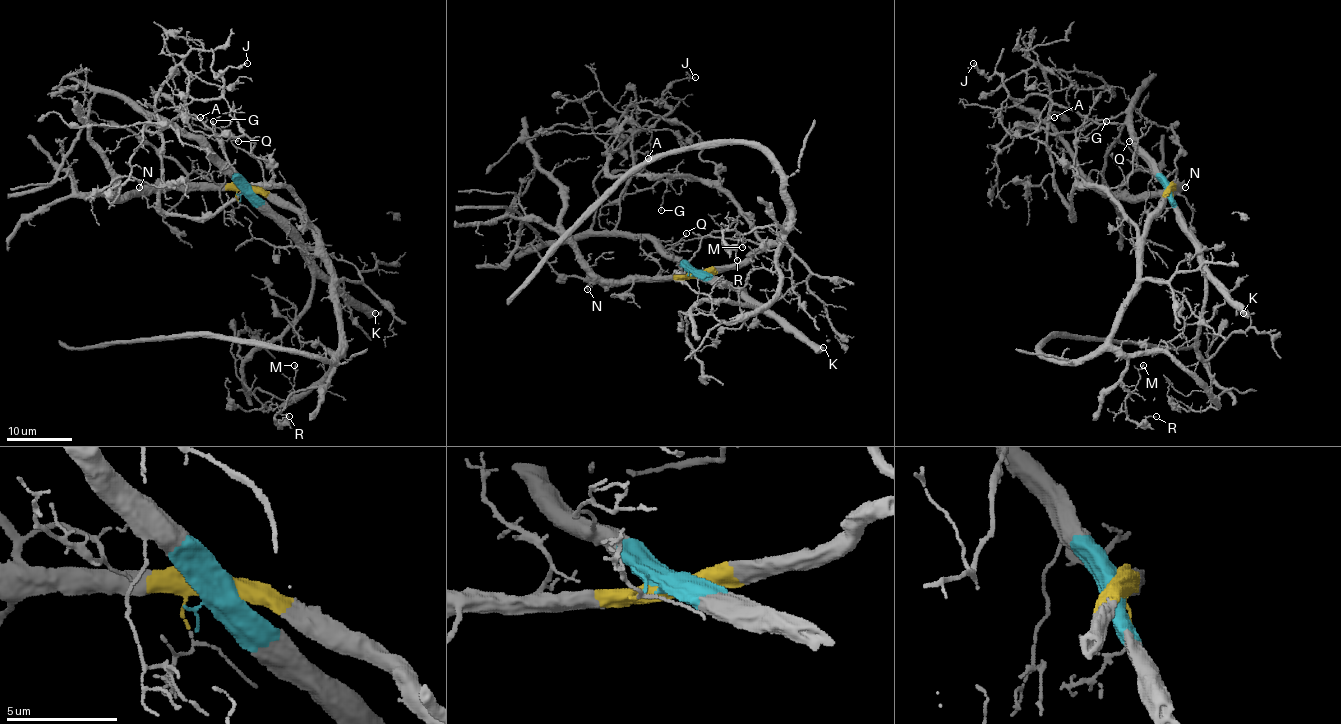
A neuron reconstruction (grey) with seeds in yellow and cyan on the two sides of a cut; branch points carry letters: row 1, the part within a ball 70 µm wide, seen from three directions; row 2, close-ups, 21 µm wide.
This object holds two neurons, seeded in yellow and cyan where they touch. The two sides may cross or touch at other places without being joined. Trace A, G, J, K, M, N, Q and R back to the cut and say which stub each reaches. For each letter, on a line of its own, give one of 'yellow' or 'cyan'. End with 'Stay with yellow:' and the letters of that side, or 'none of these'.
A: cyan
G: yellow
J: cyan
K: cyan
M: yellow
N: yellow
Q: yellow
R: yellow
Stay with yellow: G, M, N, Q, R

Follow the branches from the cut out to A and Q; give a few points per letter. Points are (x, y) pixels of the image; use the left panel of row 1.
A: (247, 188), (195, 139), (183, 137), (168, 123), (185, 105), (191, 114), (200, 118)
Q: (247, 188), (280, 197), (318, 233), (305, 205), (292, 190), (269, 183), (262, 165), (232, 142), (237, 141)

